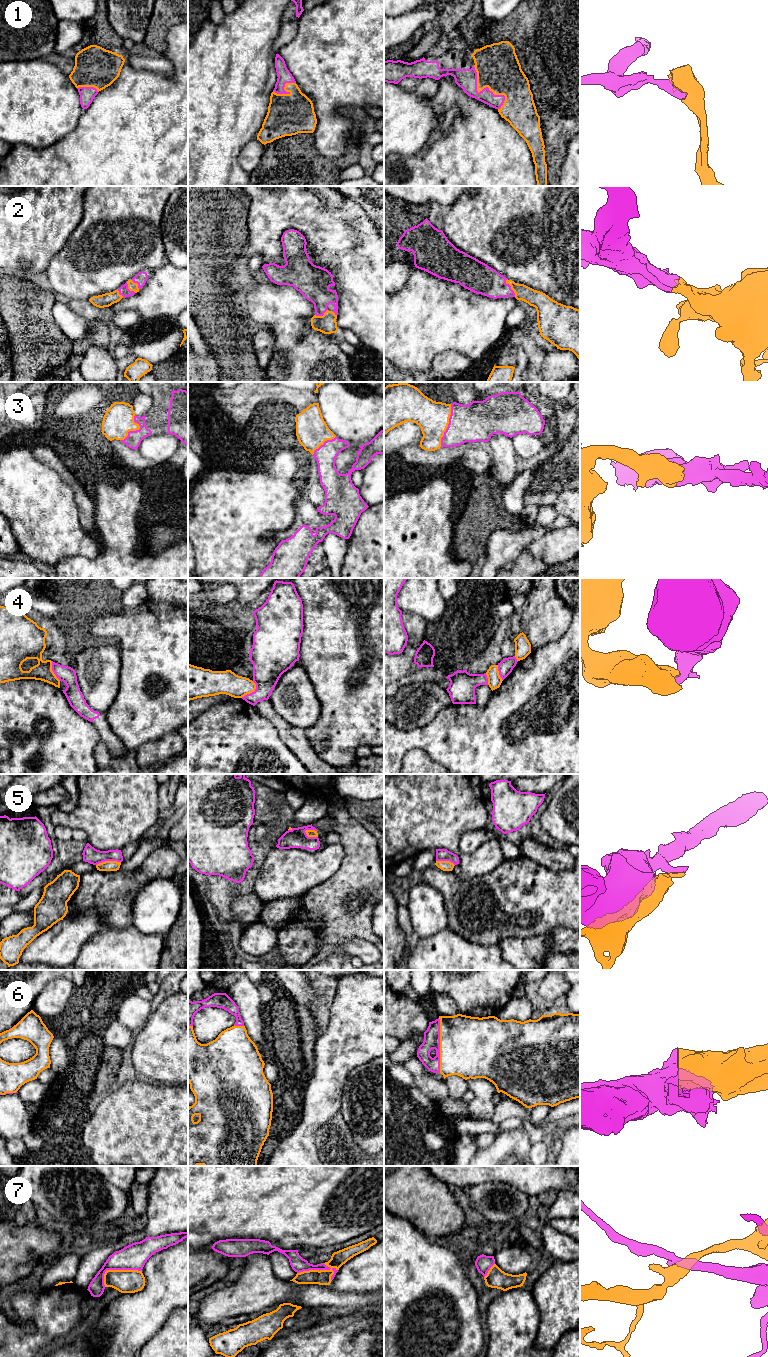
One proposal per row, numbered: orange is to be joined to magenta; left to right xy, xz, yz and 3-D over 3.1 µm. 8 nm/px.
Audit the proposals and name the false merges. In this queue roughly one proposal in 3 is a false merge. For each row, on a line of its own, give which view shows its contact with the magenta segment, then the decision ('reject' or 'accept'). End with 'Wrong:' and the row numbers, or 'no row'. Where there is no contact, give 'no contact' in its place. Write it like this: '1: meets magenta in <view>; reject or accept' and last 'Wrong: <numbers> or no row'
1: meets magenta in yz; accept
2: meets magenta in yz; accept
3: meets magenta in yz; accept
4: meets magenta in xz; reject
5: meets magenta in xz; reject
6: meets magenta in yz; accept
7: meets magenta in xz; reject
Wrong: 4, 5, 7

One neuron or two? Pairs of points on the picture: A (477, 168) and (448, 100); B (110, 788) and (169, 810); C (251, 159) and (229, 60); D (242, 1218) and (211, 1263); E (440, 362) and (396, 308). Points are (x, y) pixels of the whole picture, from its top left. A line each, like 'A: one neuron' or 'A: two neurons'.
A: one neuron
B: two neurons
C: two neurons
D: two neurons
E: two neurons

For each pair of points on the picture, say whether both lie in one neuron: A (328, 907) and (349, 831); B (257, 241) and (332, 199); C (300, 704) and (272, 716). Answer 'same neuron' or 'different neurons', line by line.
A: same neuron
B: different neurons
C: different neurons

